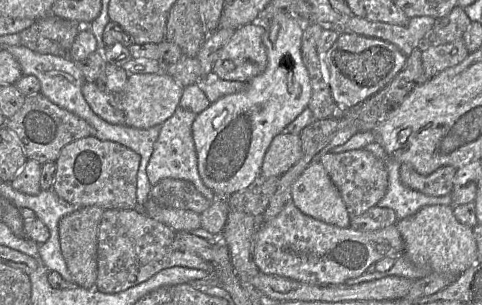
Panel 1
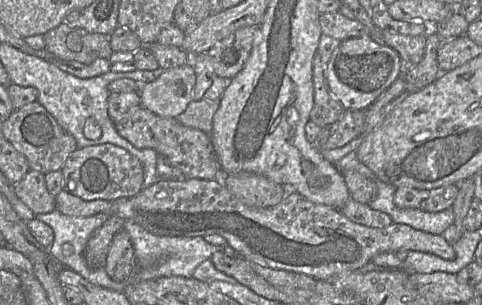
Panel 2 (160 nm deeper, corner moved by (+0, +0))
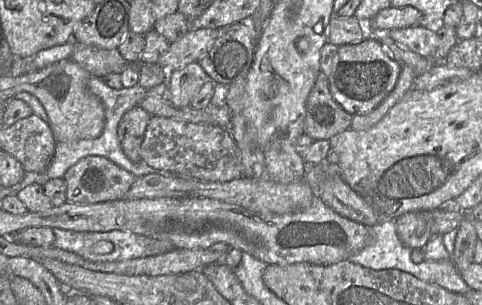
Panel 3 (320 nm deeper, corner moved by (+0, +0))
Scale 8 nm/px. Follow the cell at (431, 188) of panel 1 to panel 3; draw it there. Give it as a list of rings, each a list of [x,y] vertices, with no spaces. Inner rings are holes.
[[[408,212],[395,220],[399,240],[410,249],[421,249],[433,234],[422,213]]]

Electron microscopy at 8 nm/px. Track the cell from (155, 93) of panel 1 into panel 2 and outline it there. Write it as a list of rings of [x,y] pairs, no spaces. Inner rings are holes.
[[[191,62],[166,69],[155,80],[142,84],[140,105],[158,116],[176,118],[193,100],[195,82]]]

